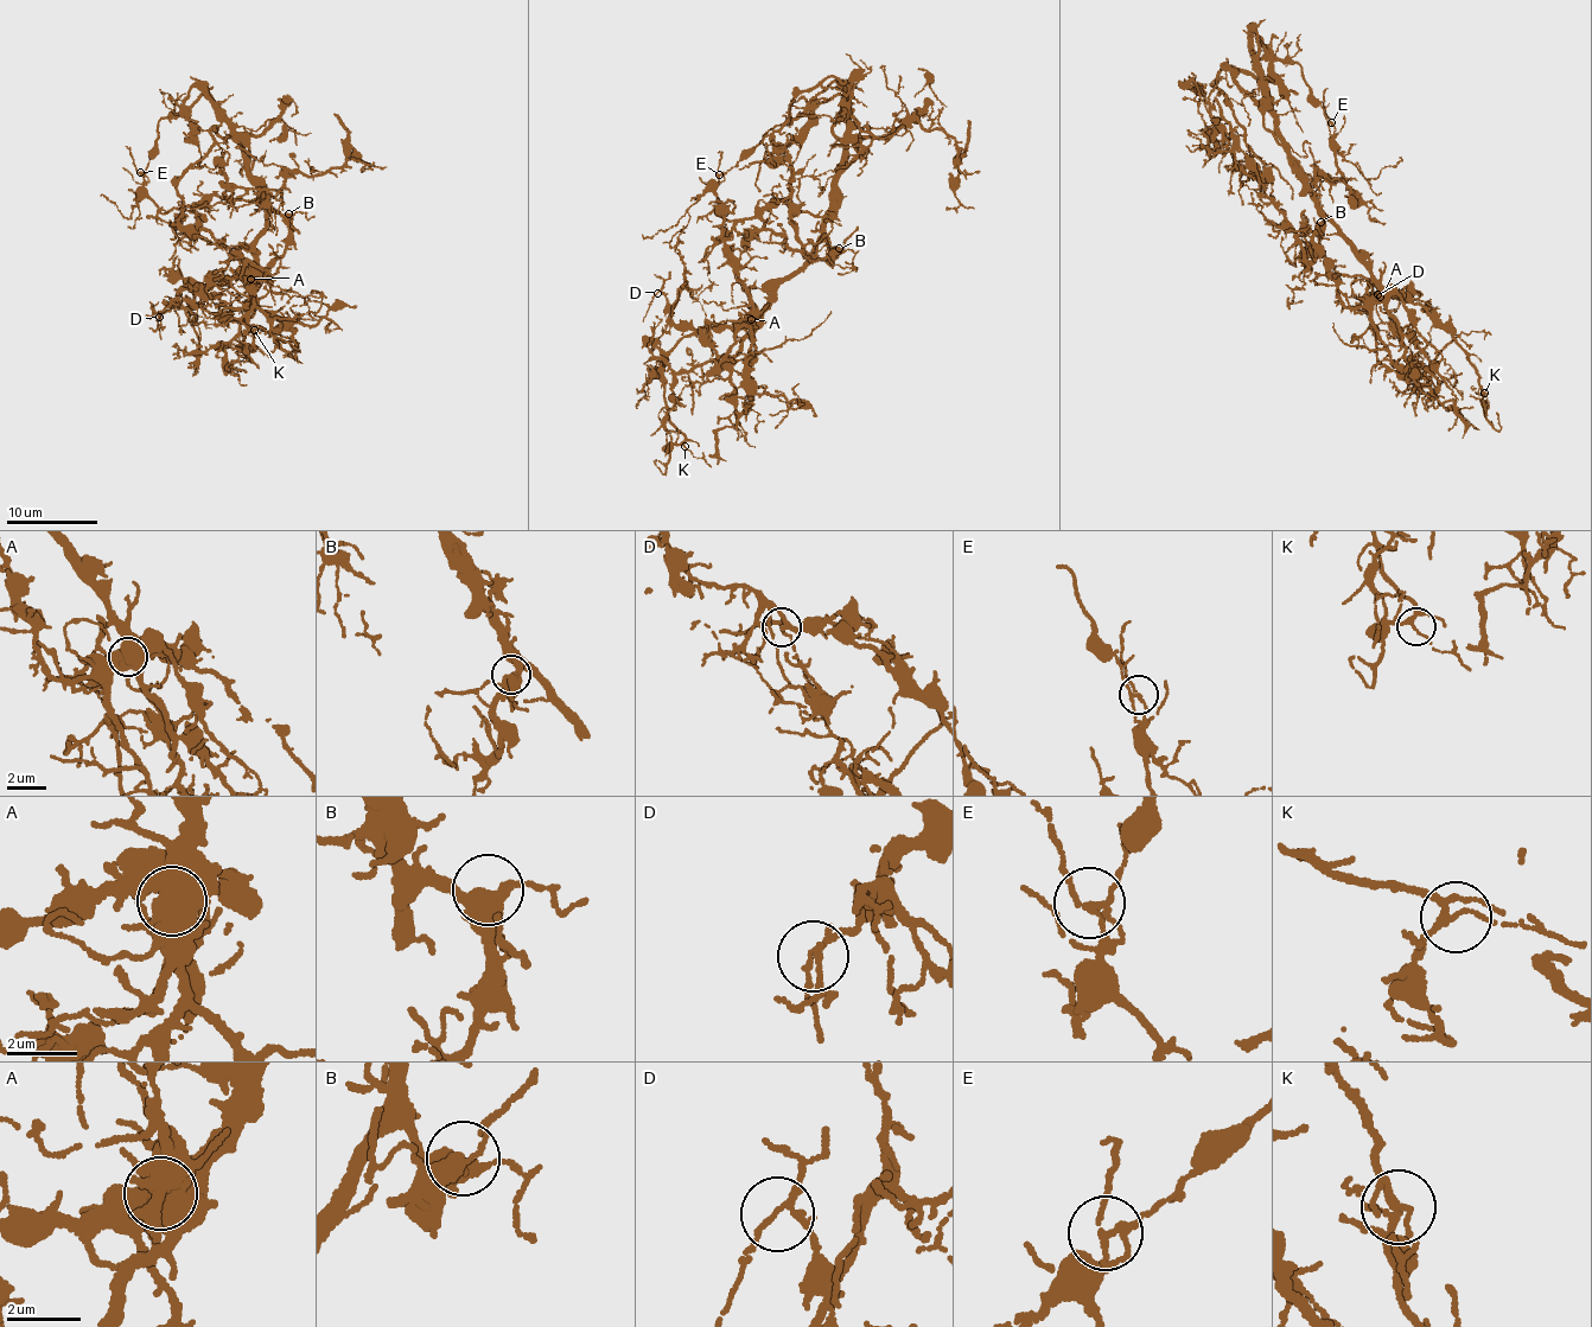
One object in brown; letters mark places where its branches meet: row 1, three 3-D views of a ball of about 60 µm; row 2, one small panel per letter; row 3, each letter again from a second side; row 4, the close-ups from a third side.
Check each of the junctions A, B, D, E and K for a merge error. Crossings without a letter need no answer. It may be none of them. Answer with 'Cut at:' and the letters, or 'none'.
Cut at: A, E

